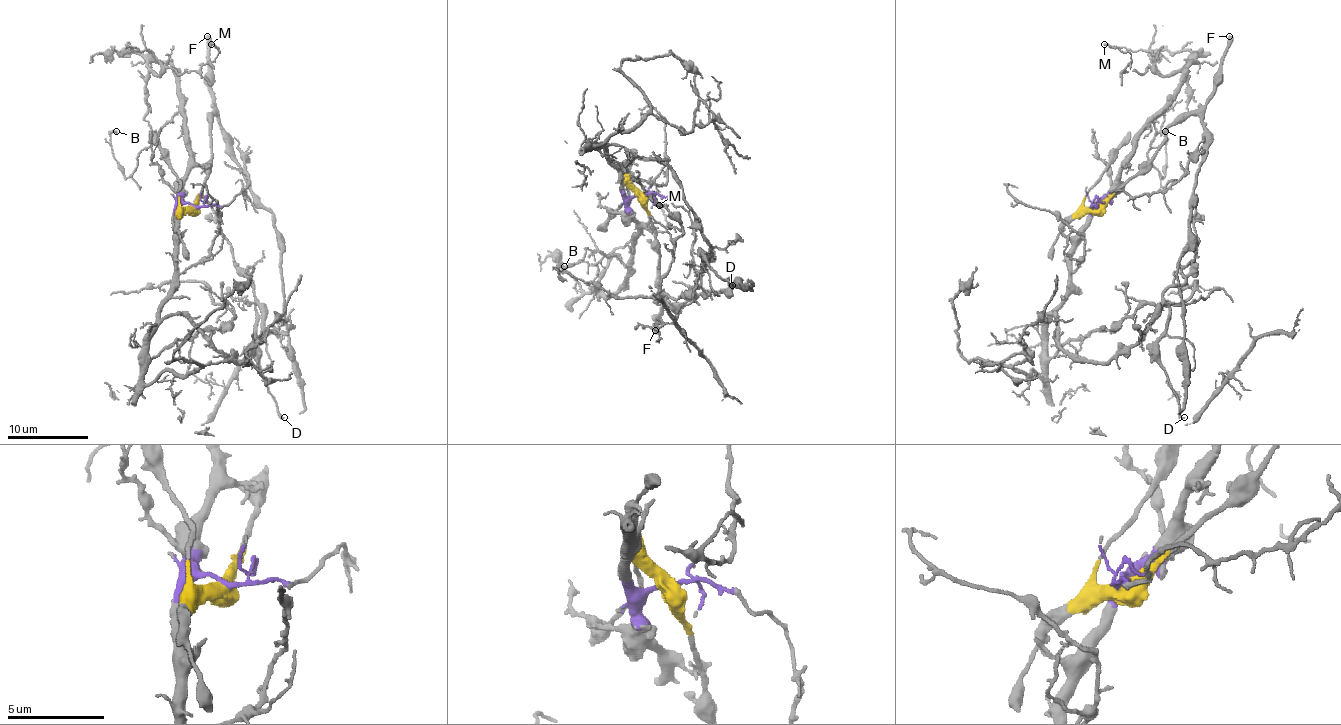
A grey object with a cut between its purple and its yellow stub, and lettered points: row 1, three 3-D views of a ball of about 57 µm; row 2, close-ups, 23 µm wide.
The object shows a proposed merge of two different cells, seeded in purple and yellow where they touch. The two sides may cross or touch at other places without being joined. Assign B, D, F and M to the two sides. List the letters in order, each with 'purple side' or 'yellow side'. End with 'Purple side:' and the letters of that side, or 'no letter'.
B: purple side
D: purple side
F: yellow side
M: purple side
Purple side: B, D, M

